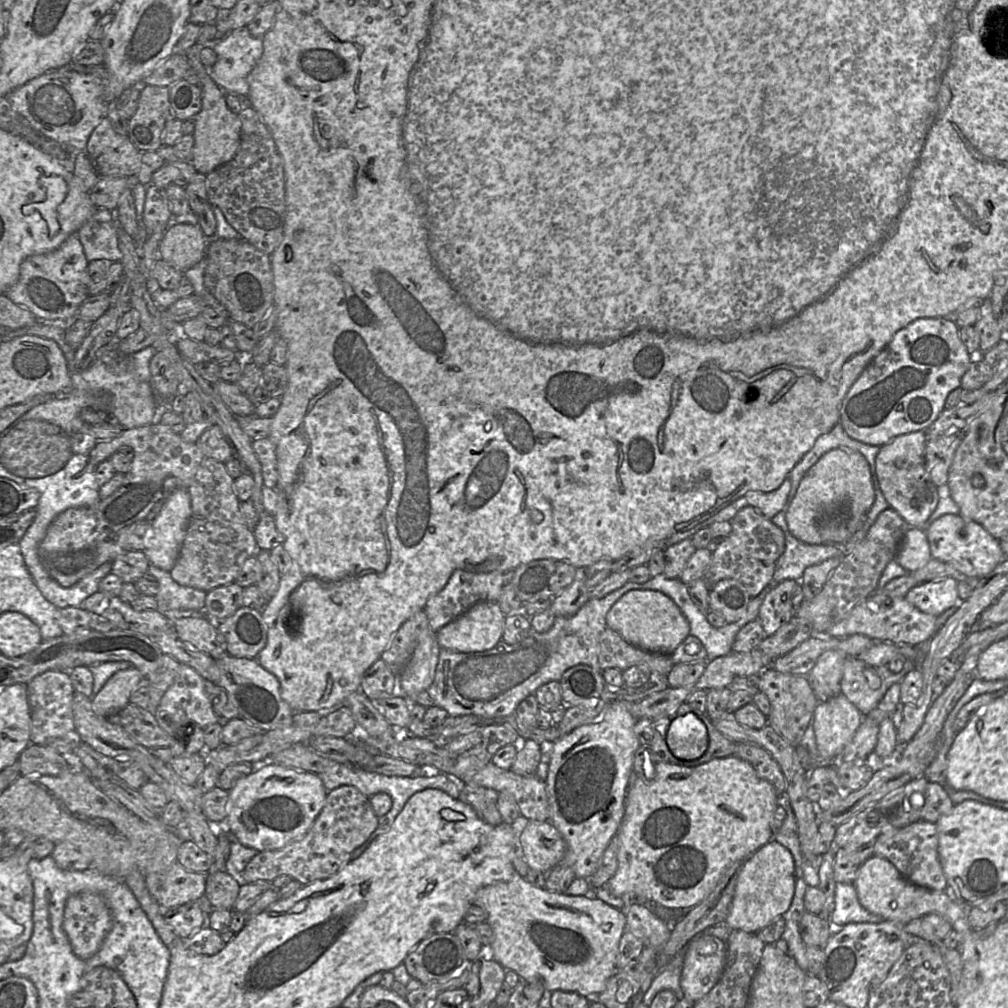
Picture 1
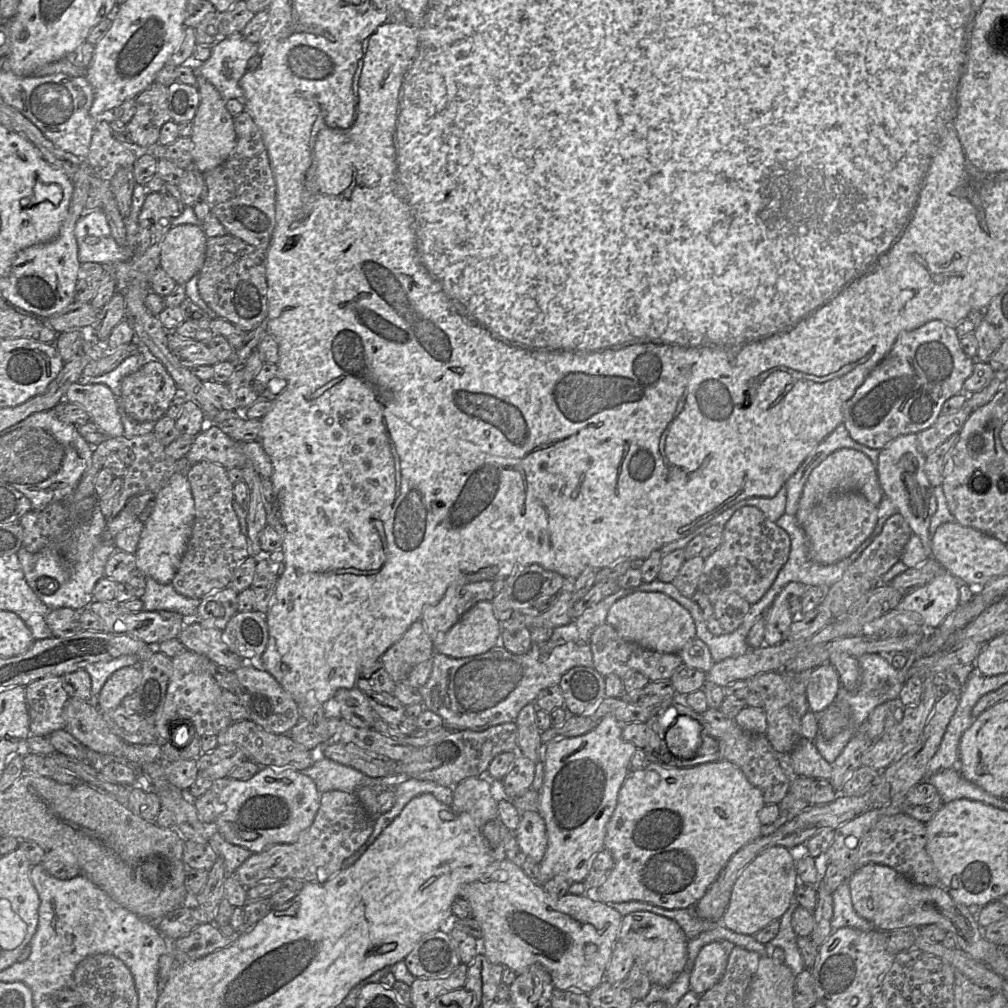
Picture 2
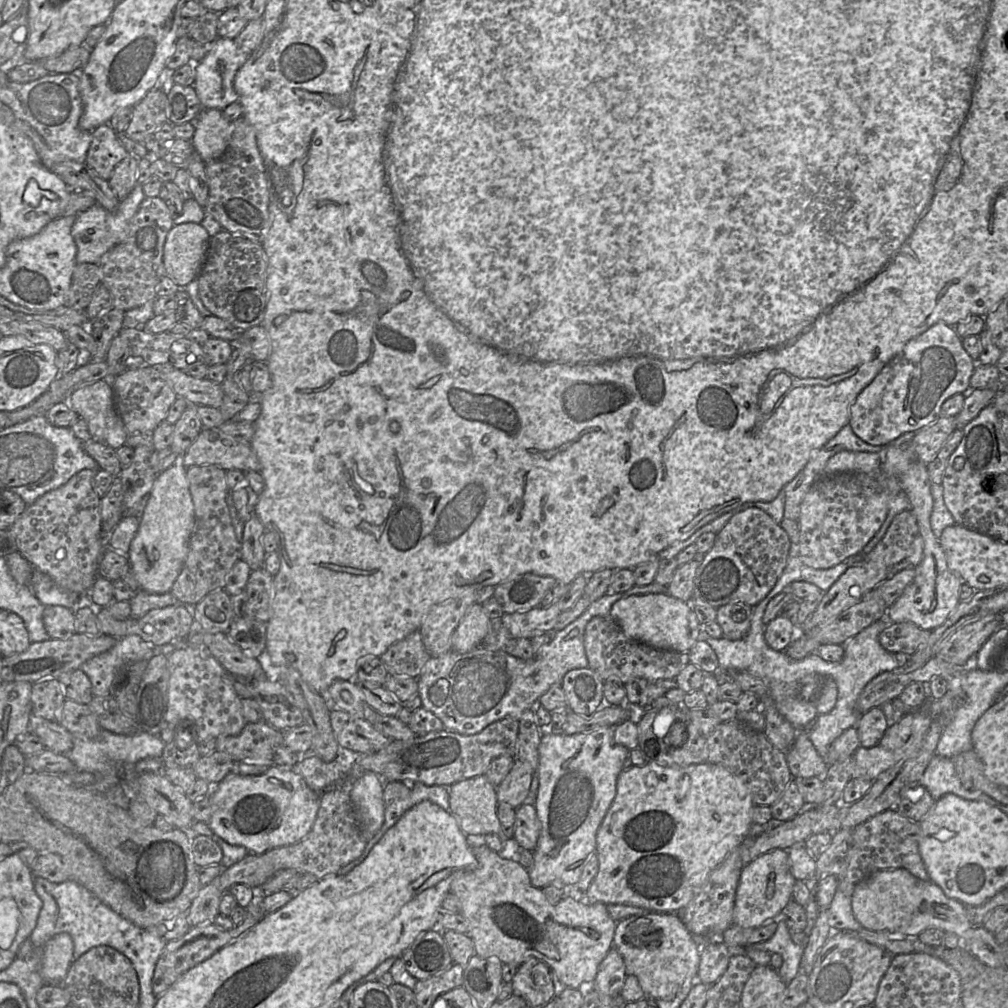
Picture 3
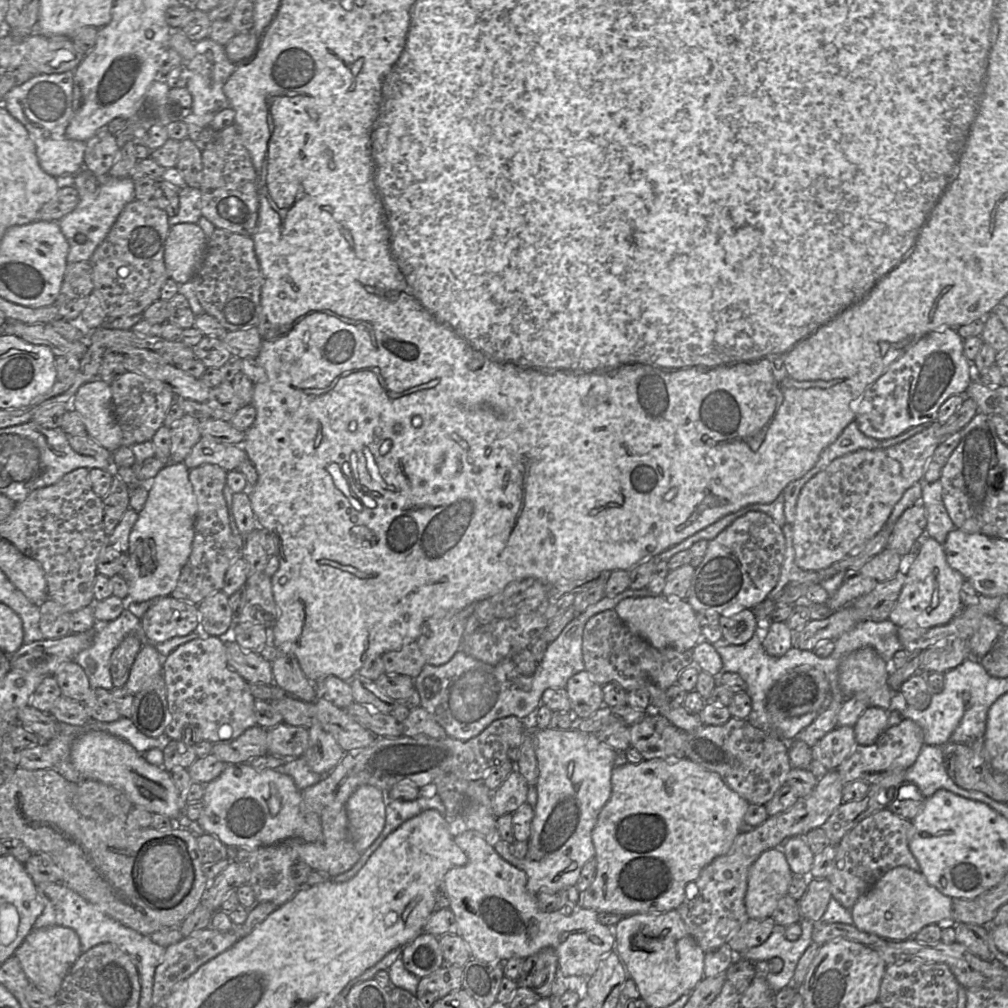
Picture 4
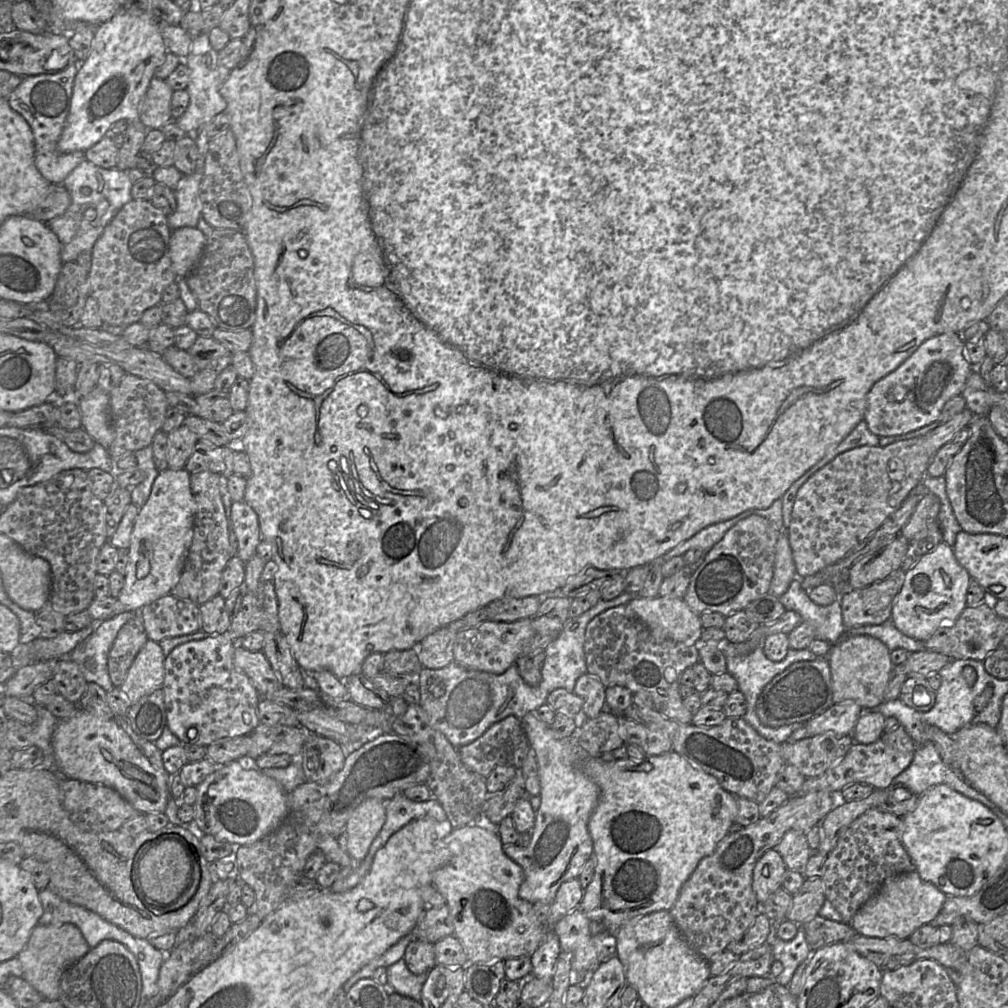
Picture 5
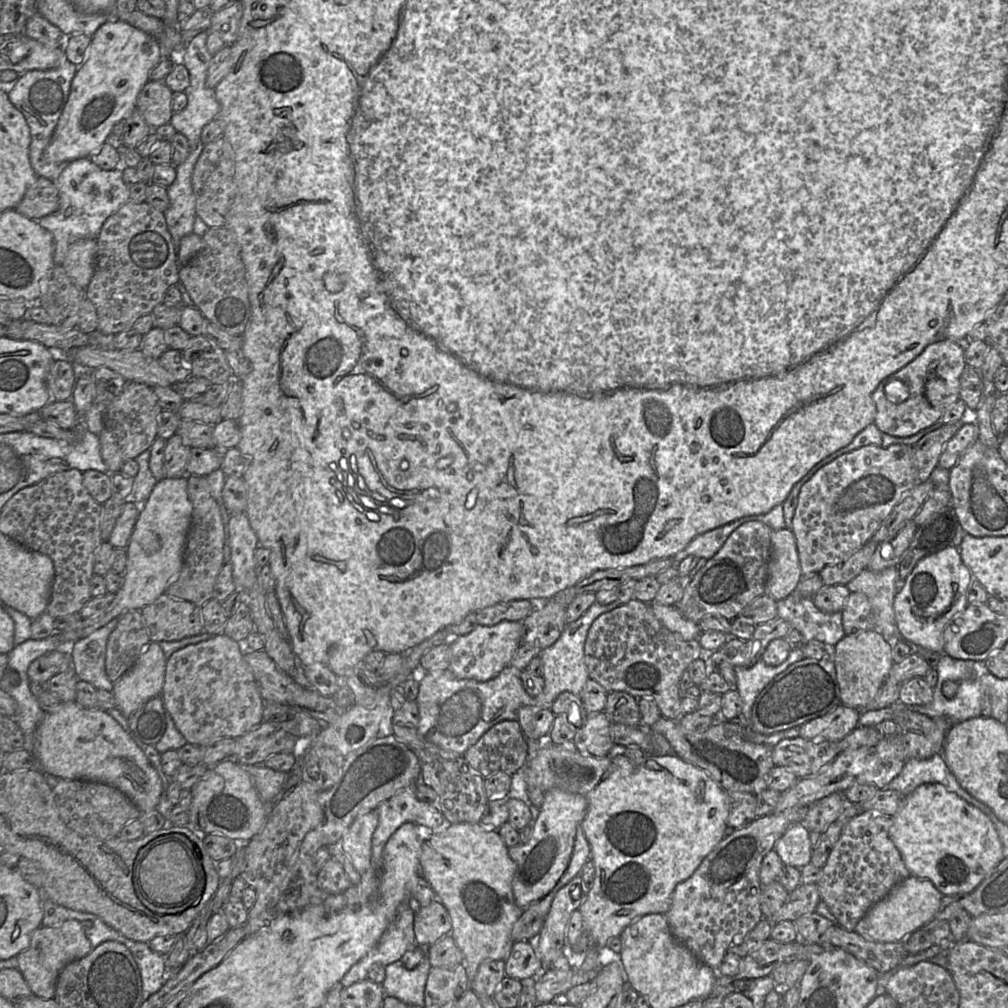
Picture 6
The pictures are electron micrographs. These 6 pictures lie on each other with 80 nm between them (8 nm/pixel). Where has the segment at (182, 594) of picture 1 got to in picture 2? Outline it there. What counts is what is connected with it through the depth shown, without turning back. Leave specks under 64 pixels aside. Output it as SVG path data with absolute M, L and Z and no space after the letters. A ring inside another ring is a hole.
M147 578L146 589L140 598L144 611L172 611L184 619L195 619L200 599L185 597L173 588L172 584L160 584L152 578Z

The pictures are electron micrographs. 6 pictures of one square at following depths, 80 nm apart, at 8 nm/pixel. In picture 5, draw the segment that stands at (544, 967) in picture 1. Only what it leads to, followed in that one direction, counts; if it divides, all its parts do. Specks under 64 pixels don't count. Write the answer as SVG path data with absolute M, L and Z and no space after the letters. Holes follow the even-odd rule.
M475 824L466 825L463 827L454 828L445 838L444 842L451 852L451 859L436 869L432 874L432 884L443 895L446 905L452 916L454 924L453 935L460 941L463 949L467 955L469 963L491 963L493 961L505 961L521 956L531 957L536 949L540 946L546 936L546 923L540 923L534 916L533 904L521 899L519 897L519 888L524 880L524 872L522 868L512 861L503 851L504 844L499 835L493 833L483 827ZM577 908L554 927L561 952L571 954L571 970L574 973L592 973L600 963L616 955L615 935L610 932L592 935L590 922Z

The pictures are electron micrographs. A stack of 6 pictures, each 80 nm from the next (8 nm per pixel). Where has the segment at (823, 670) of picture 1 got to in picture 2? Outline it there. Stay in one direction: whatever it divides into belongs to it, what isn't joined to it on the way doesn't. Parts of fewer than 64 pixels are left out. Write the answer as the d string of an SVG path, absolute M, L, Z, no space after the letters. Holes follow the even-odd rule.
M829 662L815 667L806 688L810 711L819 714L828 708L835 701L839 688L839 675Z

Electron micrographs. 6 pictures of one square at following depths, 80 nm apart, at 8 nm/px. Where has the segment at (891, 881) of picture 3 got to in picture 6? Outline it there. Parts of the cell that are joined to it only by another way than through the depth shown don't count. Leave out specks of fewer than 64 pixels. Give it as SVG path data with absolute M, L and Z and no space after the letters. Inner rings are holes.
M910 875L895 885L888 895L875 903L856 924L854 931L878 942L899 942L922 928L937 912L943 894L929 879Z

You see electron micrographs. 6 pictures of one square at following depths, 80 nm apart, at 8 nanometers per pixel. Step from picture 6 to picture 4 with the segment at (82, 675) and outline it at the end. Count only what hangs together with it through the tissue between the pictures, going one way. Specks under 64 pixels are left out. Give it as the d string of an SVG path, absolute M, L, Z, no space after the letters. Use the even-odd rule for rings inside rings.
M127 608L118 618L108 623L99 623L93 632L91 646L76 655L74 661L83 668L91 689L111 691L114 686L110 674L110 658L114 649L128 635L136 635L142 645L148 642L141 625L141 618Z

